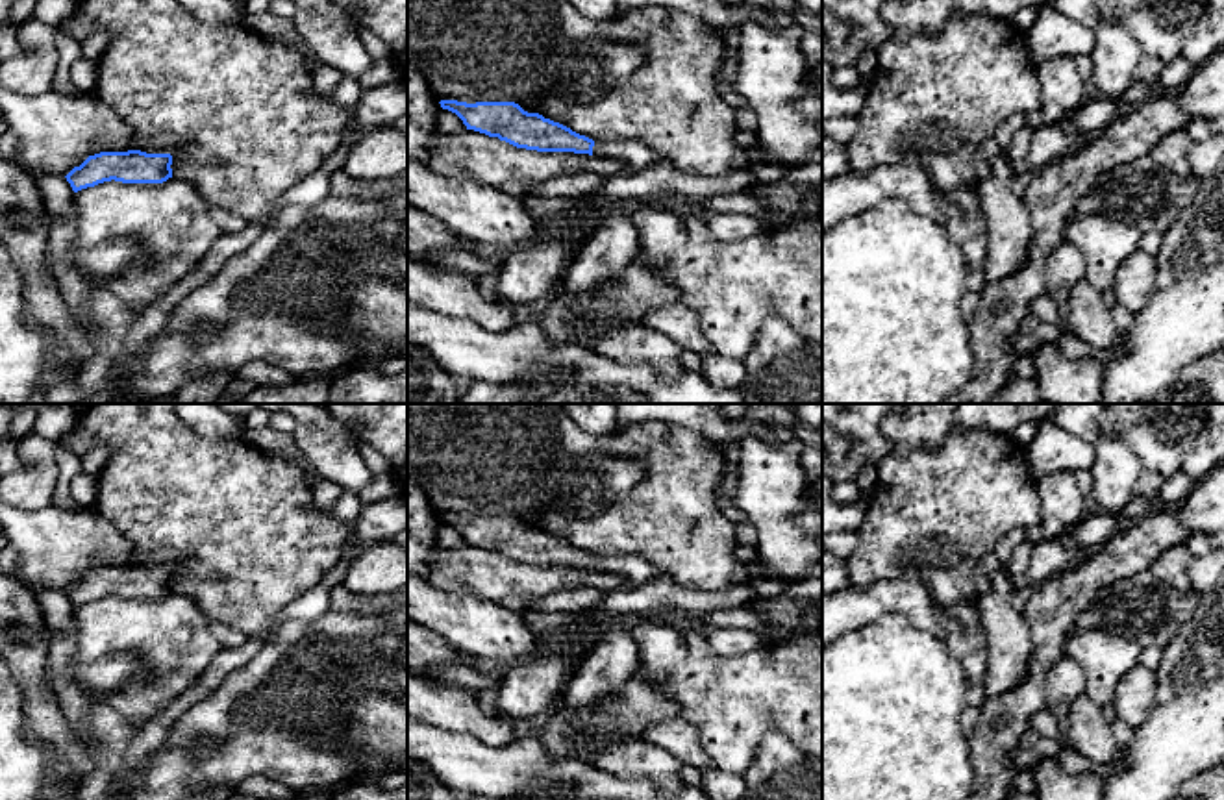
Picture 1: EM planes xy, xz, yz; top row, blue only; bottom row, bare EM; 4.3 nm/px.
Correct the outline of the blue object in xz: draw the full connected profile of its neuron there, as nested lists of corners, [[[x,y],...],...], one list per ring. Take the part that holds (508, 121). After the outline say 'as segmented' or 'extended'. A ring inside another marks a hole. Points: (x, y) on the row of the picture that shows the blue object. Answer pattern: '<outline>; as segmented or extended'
[[[441,100],[443,109],[456,113],[467,130],[498,137],[517,148],[537,152],[574,152],[609,157],[620,163],[620,172],[635,174],[661,157],[639,141],[594,141],[570,128],[528,113],[515,102],[457,102]]]; extended

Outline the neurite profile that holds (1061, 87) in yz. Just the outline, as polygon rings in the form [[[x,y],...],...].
[[[1059,56],[1041,61],[1035,65],[1035,76],[1041,89],[1039,111],[1044,124],[1055,124],[1085,102],[1085,81],[1078,72],[1074,57]]]

